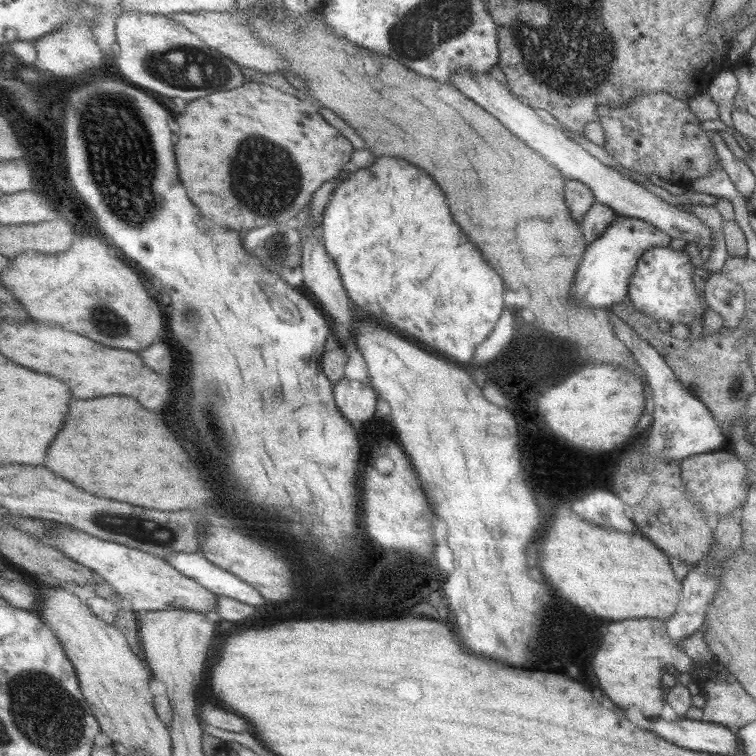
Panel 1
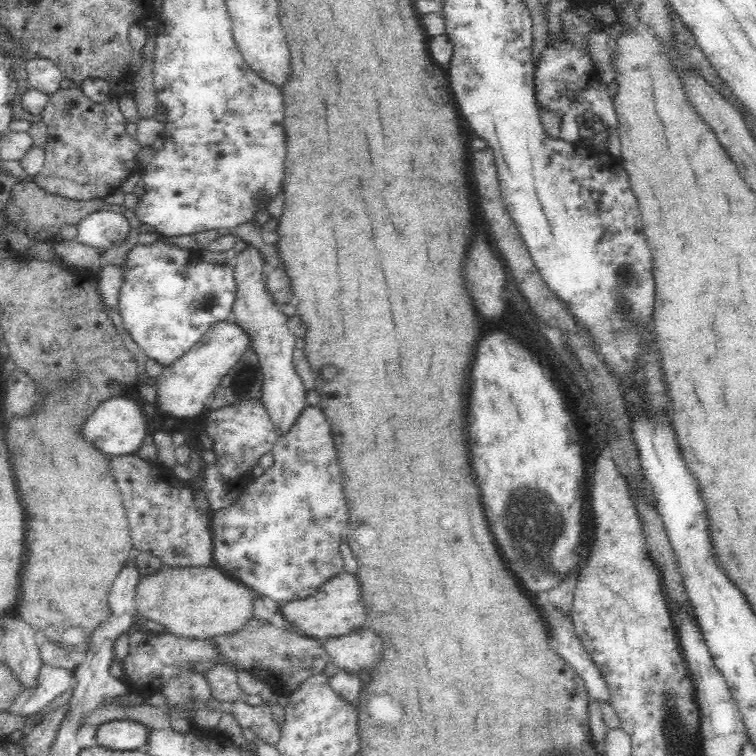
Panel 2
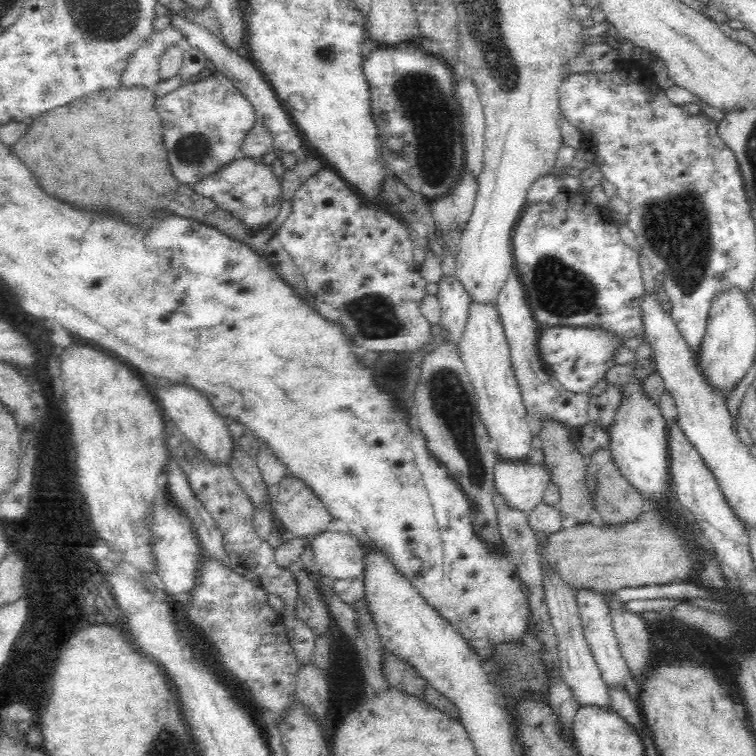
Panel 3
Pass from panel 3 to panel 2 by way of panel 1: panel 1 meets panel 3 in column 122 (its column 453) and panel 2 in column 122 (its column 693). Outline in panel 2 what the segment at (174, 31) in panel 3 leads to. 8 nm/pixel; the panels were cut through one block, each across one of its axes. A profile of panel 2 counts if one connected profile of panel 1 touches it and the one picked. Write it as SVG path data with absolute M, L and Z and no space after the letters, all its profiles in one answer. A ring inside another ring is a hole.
M107 211L94 212L78 222L75 240L98 250L108 250L122 244L128 236L129 224L122 214Z

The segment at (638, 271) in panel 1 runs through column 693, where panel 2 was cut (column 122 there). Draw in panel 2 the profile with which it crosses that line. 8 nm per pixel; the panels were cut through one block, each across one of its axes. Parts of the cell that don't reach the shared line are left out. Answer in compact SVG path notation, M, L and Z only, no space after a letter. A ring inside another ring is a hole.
M161 239L156 240L154 244L136 244L132 250L128 253L128 262L122 266L124 282L121 286L119 295L119 316L122 316L123 324L130 334L131 339L136 343L146 355L148 359L154 360L162 367L170 367L178 360L181 360L197 343L203 339L204 334L208 332L208 329L216 322L220 322L222 319L230 319L233 312L233 302L236 296L236 285L233 277L232 265L226 268L223 265L211 264L202 260L192 260L192 256L188 249L182 249L179 247L170 247L164 245Z

